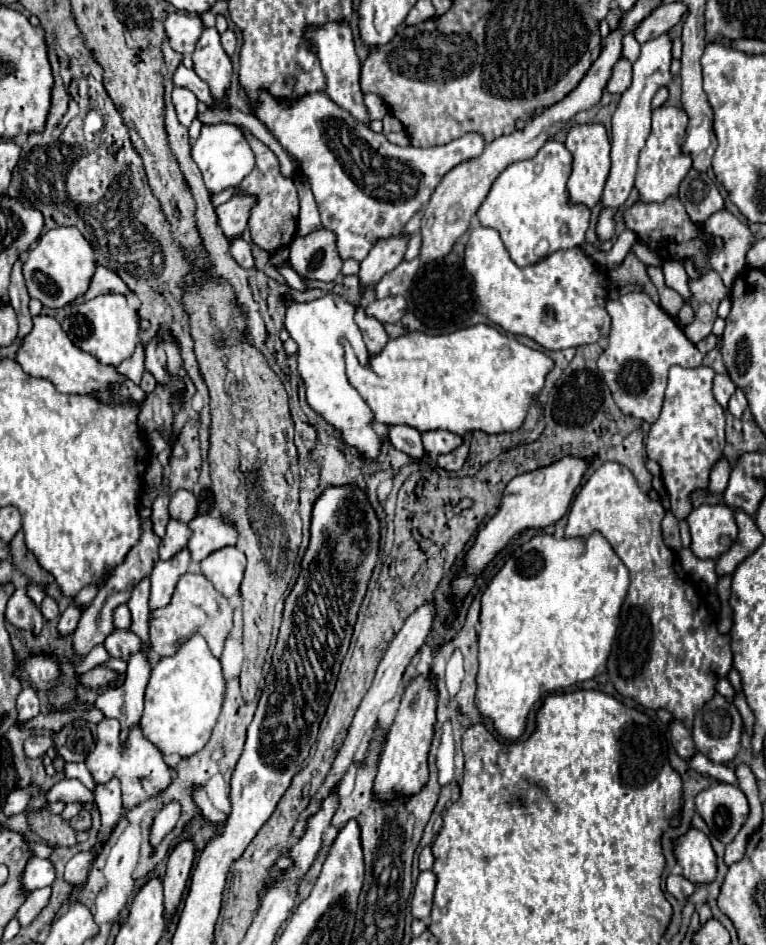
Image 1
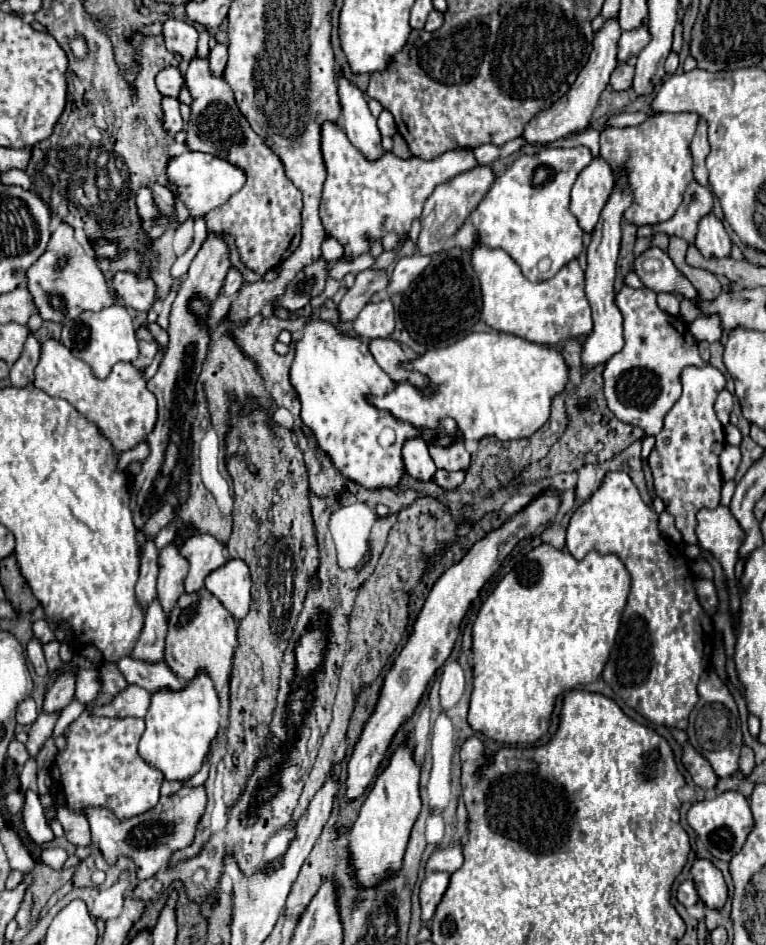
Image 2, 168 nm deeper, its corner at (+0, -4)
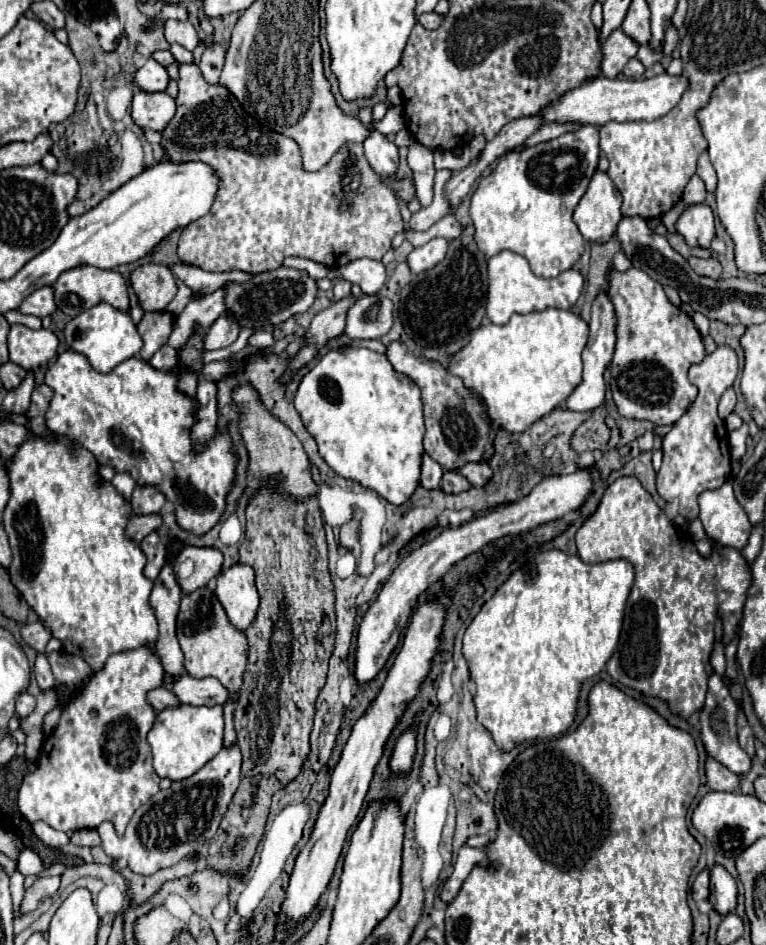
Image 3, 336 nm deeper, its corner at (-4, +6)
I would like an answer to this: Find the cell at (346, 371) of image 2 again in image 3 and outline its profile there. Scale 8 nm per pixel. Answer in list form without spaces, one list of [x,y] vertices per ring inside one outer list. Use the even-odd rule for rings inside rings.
[[[339,348],[329,350],[319,362],[301,378],[295,394],[295,408],[303,418],[305,428],[315,438],[321,458],[343,478],[355,480],[365,488],[375,490],[391,504],[407,502],[419,486],[421,454],[423,454],[423,404],[417,384],[405,374],[393,370],[385,354],[369,348]]]

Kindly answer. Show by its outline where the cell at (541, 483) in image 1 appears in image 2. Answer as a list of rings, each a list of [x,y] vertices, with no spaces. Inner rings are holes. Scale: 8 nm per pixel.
[[[537,496],[525,510],[515,514],[507,524],[503,524],[499,530],[495,530],[495,532],[487,534],[483,540],[479,540],[465,554],[465,558],[459,564],[451,566],[435,582],[421,612],[415,618],[415,624],[413,624],[407,644],[397,654],[391,670],[387,672],[387,676],[383,680],[375,710],[369,716],[369,720],[365,722],[365,726],[355,742],[355,748],[351,752],[351,758],[347,762],[345,796],[349,800],[355,800],[357,796],[361,796],[367,790],[367,786],[371,784],[371,780],[375,778],[377,768],[383,762],[393,736],[411,718],[411,714],[415,712],[417,704],[421,702],[421,698],[427,690],[427,684],[431,682],[435,672],[443,666],[443,662],[449,658],[453,644],[459,636],[461,620],[463,620],[465,612],[469,610],[471,602],[479,596],[479,590],[483,588],[483,584],[497,572],[497,568],[501,566],[505,556],[515,548],[515,544],[519,540],[531,536],[533,532],[537,532],[537,528],[541,528],[545,522],[549,522],[555,516],[555,512],[559,510],[559,506],[561,506],[559,496]]]

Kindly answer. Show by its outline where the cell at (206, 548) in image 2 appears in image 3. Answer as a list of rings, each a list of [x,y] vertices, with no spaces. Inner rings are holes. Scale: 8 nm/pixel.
[[[185,546],[185,548],[181,550],[181,554],[177,556],[177,560],[175,560],[175,568],[177,568],[185,558],[191,558],[191,560],[195,562],[195,570],[193,570],[193,574],[191,574],[187,580],[179,580],[183,594],[189,594],[189,592],[193,592],[193,590],[197,590],[197,588],[207,586],[207,582],[217,576],[217,572],[221,570],[221,564],[223,564],[223,554],[221,554],[219,548]]]

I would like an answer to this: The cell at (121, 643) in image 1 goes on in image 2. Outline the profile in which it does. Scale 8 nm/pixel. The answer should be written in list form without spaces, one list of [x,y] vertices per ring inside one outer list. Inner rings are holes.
[[[121,658],[117,662],[121,674],[125,674],[129,684],[137,684],[149,692],[157,690],[183,690],[185,682],[179,680],[165,662],[157,662],[157,666],[149,666],[147,662],[133,662],[133,658]]]

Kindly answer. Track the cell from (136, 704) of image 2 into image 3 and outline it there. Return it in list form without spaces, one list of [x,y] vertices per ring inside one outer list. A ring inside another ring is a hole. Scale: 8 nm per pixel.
[[[153,688],[153,692],[149,692],[149,696],[147,696],[147,700],[149,700],[149,704],[159,712],[159,710],[163,710],[163,708],[169,708],[169,706],[175,706],[175,704],[179,704],[177,702],[177,698],[167,690],[167,688]]]

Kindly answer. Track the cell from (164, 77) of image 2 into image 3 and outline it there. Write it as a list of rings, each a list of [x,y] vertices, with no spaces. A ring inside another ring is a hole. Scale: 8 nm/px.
[[[149,58],[145,66],[141,66],[135,74],[133,74],[133,82],[139,90],[145,92],[157,92],[157,90],[165,90],[169,84],[169,74],[165,70],[165,66],[161,66],[157,60]]]

